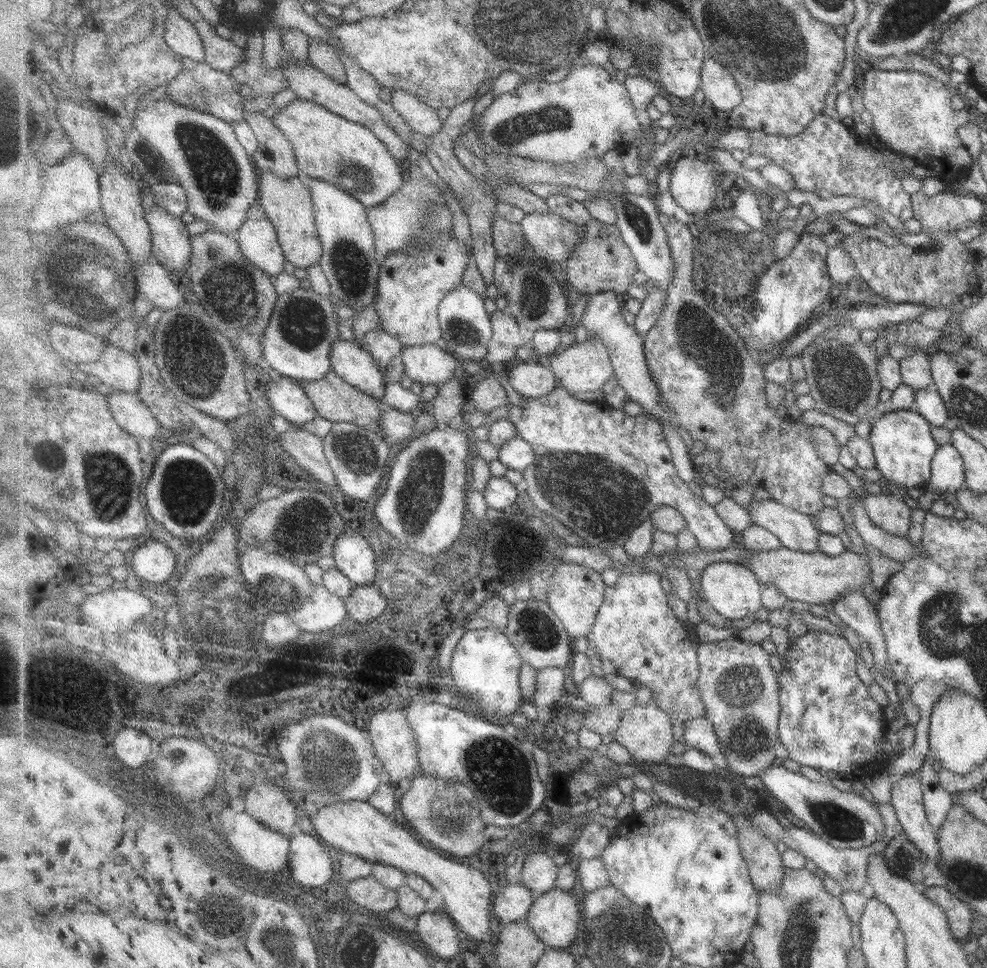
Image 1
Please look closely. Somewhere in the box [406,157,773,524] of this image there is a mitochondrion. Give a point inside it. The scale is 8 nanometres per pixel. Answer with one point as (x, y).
(704, 343)

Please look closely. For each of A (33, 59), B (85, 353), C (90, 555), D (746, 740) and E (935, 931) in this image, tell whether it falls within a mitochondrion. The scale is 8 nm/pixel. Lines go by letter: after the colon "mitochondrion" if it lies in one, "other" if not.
A: other
B: other
C: other
D: mitochondrion
E: other

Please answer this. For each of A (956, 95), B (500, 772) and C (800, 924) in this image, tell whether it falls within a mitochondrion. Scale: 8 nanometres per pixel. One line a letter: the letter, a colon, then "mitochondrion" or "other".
A: other
B: mitochondrion
C: mitochondrion

